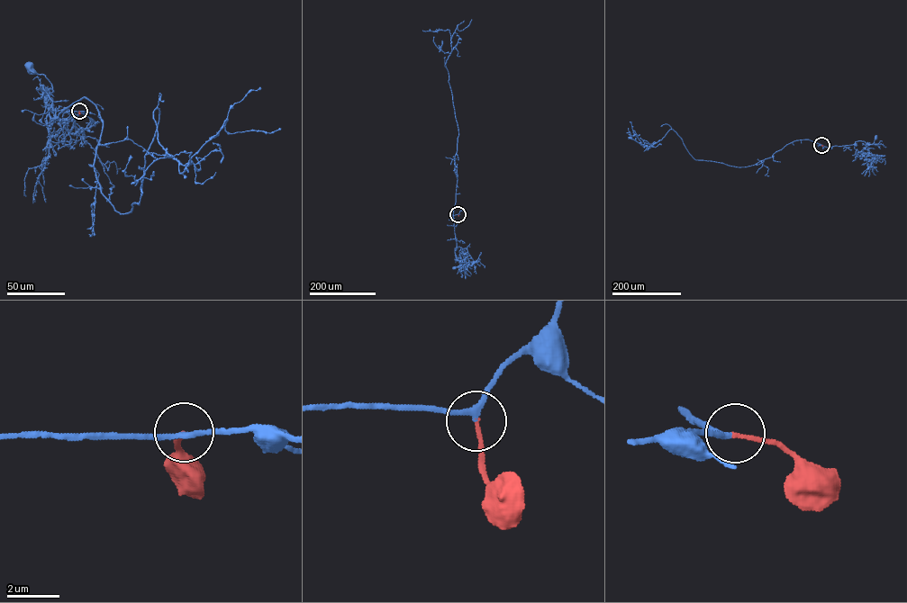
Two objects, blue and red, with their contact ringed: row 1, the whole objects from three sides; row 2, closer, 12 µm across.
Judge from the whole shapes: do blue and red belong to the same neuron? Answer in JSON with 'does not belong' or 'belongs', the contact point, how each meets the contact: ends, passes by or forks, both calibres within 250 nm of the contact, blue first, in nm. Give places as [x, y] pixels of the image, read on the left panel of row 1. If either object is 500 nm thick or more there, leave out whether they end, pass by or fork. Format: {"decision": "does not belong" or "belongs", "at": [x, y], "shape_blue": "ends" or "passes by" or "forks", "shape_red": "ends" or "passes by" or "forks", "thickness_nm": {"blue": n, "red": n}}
{"decision": "belongs", "at": [79, 111], "shape_blue": "passes by", "shape_red": "ends", "thickness_nm": {"blue": 200, "red": 150}}

